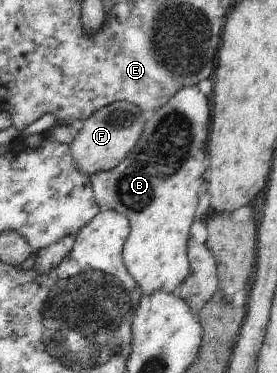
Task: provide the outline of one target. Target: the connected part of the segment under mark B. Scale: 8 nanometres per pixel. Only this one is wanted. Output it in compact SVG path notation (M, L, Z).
M196 85L183 87L147 119L135 148L120 165L107 172L93 173L89 178L96 203L104 210L114 210L126 216L131 227L124 242L123 262L143 294L162 290L172 294L190 273L187 247L189 229L197 212L198 187L204 183L206 139L210 125L208 98Z

